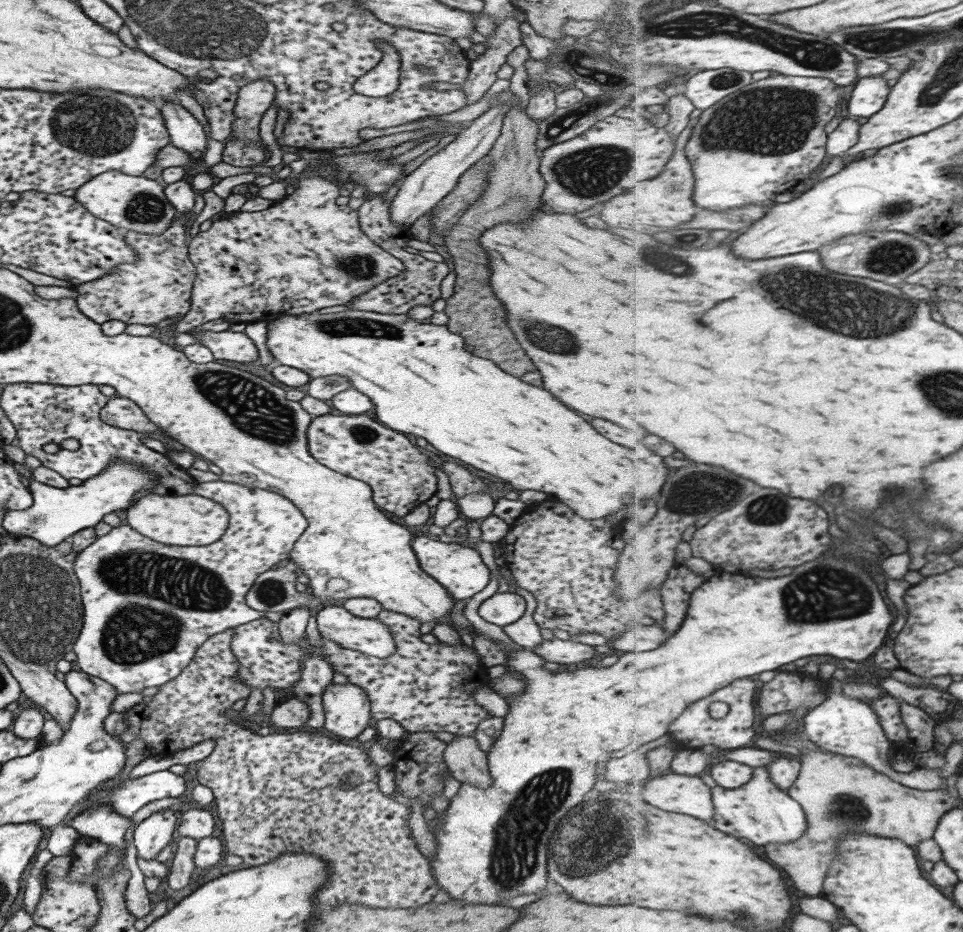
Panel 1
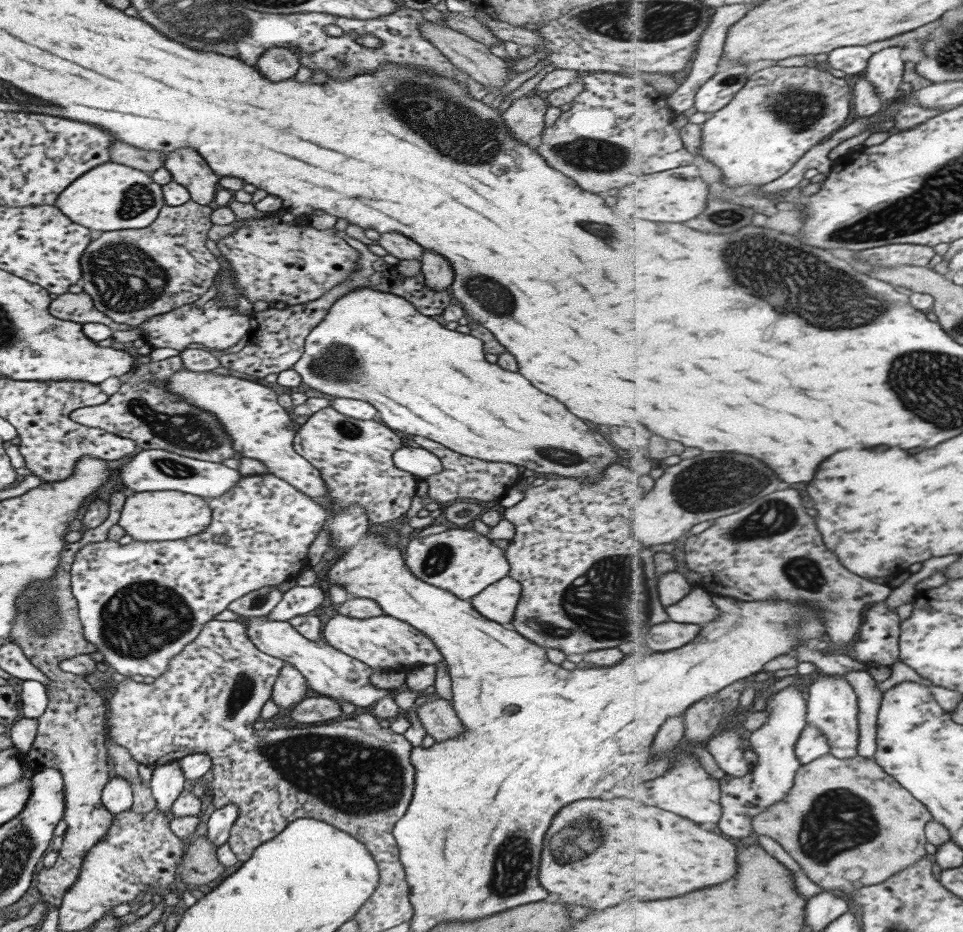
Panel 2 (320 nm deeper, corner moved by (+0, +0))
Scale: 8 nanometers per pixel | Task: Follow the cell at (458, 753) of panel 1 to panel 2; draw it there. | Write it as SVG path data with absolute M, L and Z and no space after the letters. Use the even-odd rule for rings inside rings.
M426 698L424 703L417 705L415 712L417 720L434 742L441 742L462 733L462 726L455 711L444 698Z

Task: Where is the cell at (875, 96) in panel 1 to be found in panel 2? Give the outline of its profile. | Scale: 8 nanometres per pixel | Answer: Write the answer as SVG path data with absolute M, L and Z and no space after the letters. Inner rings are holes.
M892 46L873 53L863 72L863 76L876 86L878 97L883 100L894 98L901 92L899 86L903 84L906 61L902 57L904 49Z

